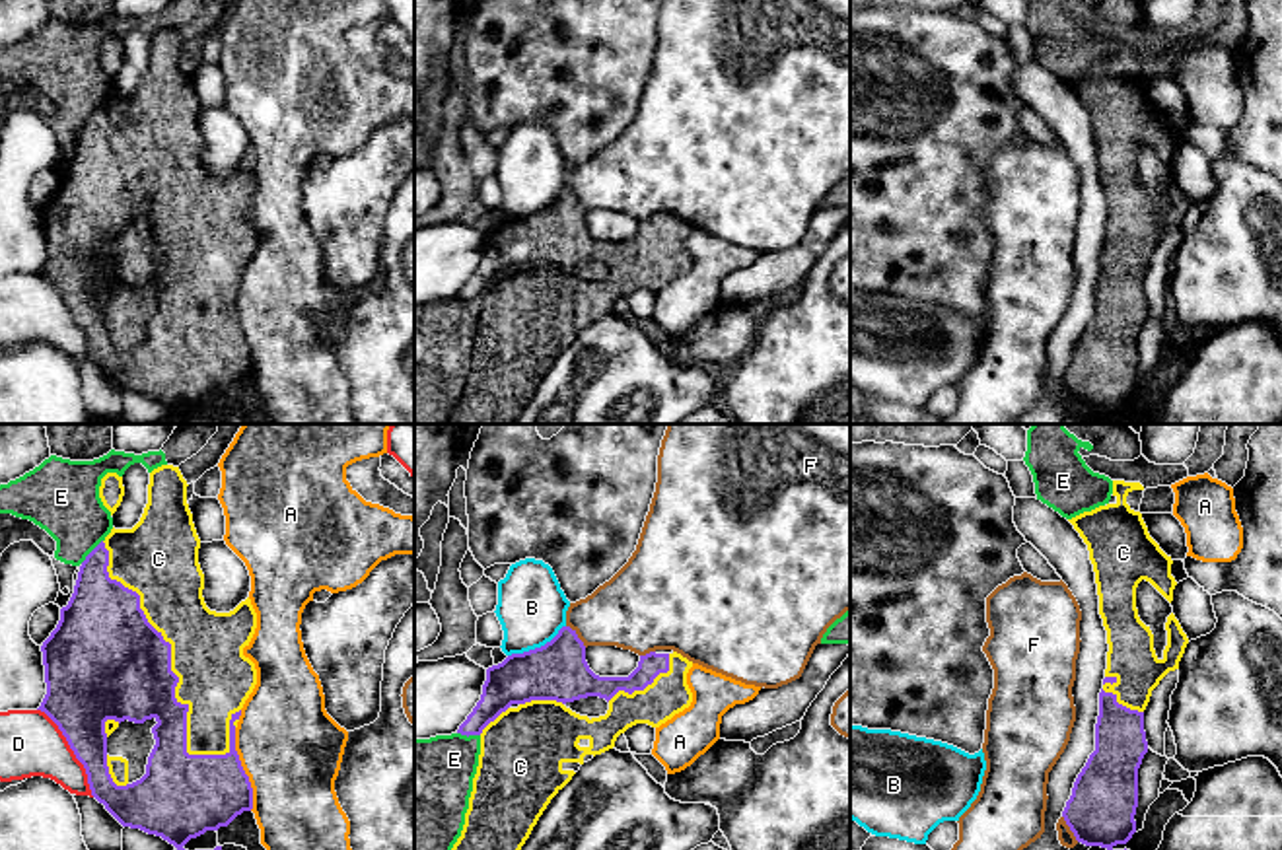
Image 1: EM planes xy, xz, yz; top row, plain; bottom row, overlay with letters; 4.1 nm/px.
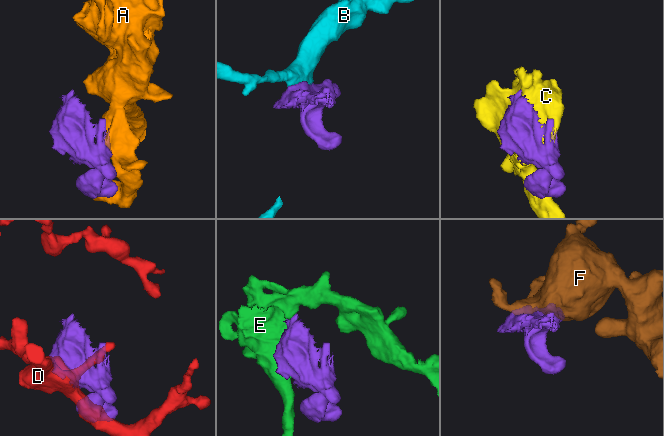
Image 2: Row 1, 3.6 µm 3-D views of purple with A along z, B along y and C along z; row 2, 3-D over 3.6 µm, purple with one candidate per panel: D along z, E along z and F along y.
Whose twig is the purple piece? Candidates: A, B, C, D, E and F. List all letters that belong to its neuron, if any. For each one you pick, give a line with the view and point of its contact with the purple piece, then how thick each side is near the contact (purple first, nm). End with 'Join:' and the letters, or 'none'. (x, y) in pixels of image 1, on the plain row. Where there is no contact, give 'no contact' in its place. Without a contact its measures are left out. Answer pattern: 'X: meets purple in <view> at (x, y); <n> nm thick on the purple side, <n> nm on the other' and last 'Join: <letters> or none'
C: meets purple in xy at (170, 228); 460 nm thick on the purple side, 300 nm on the other
Join: C

